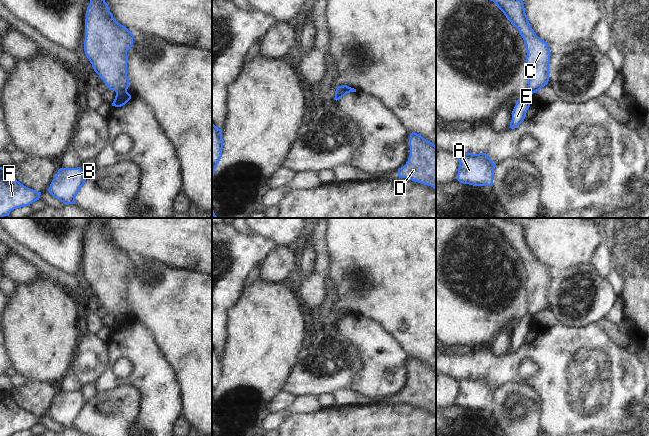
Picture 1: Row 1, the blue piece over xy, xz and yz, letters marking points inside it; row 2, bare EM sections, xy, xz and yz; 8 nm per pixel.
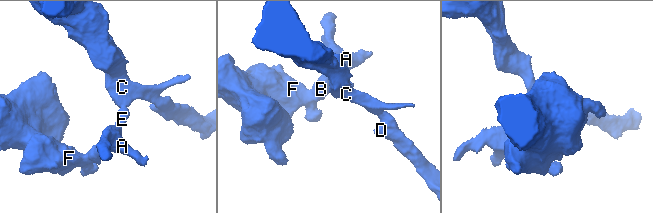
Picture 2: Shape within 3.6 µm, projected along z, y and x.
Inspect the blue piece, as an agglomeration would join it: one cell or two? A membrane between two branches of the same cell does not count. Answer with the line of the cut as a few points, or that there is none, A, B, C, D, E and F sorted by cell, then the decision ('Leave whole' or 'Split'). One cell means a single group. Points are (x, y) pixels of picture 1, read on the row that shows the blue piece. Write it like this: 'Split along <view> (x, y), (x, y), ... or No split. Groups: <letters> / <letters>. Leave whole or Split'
Split along xy (126, 91), (118, 91), (116, 93). Groups: A B E F / C D. Split.

